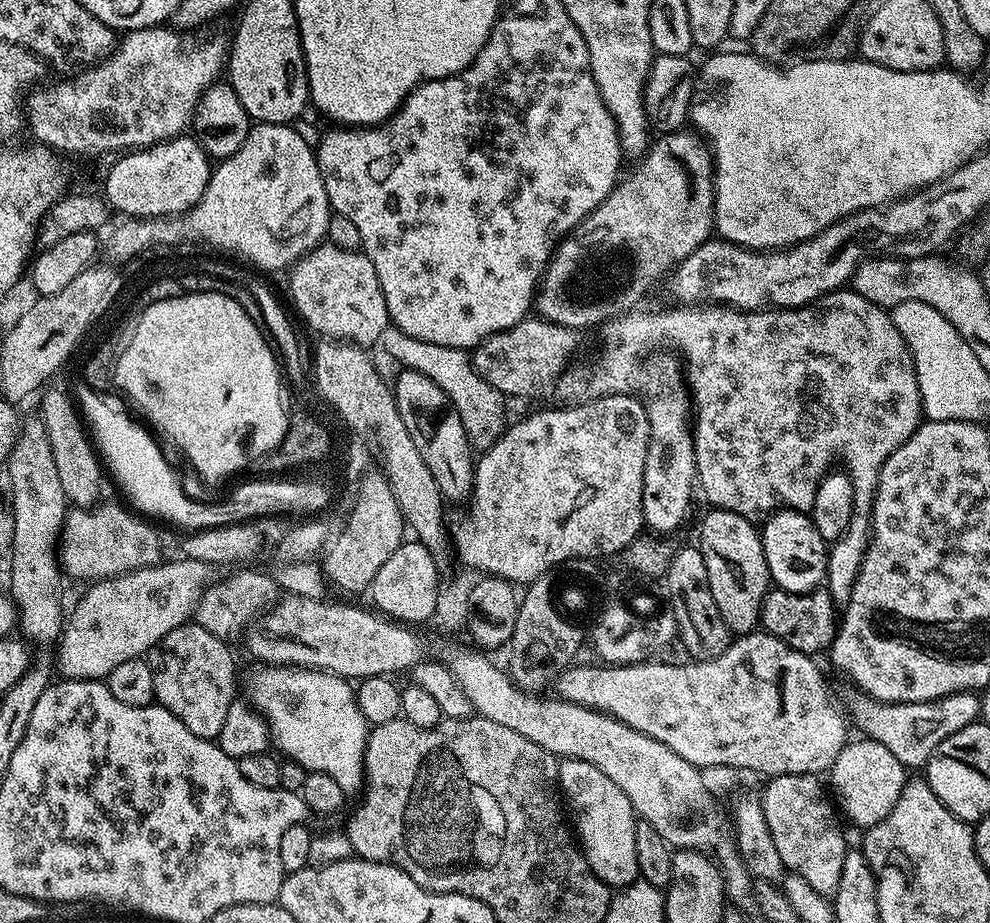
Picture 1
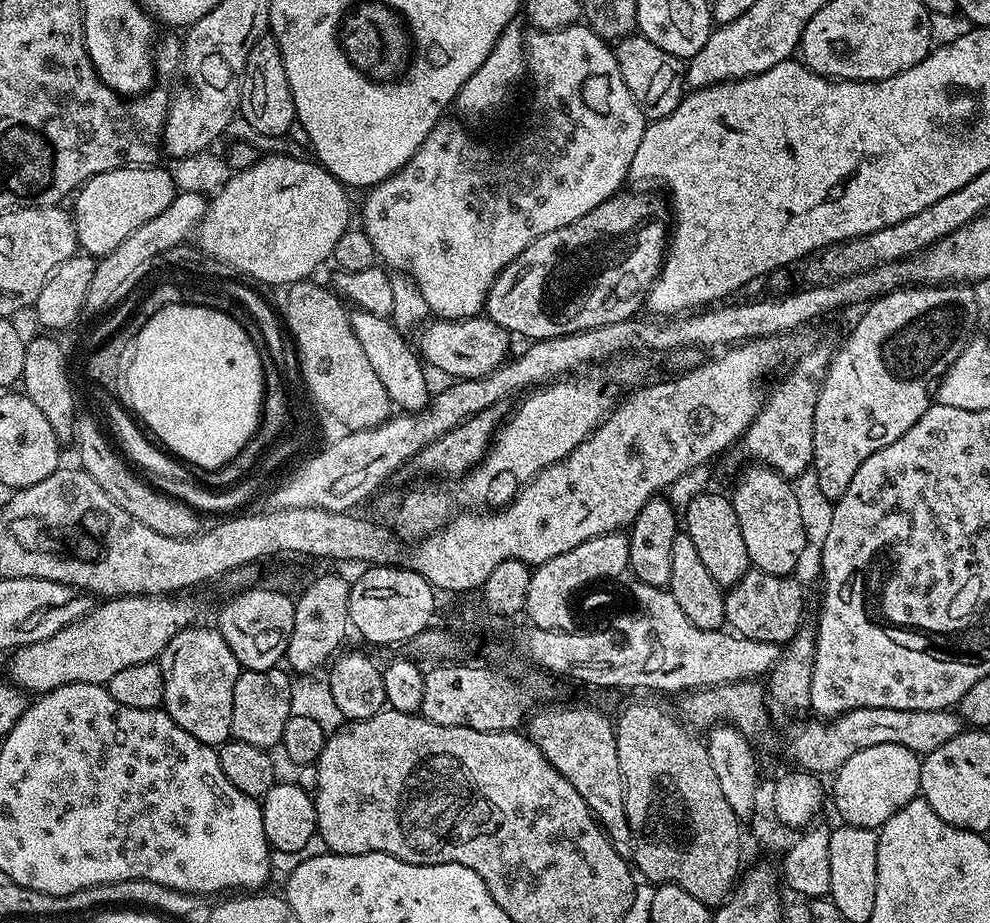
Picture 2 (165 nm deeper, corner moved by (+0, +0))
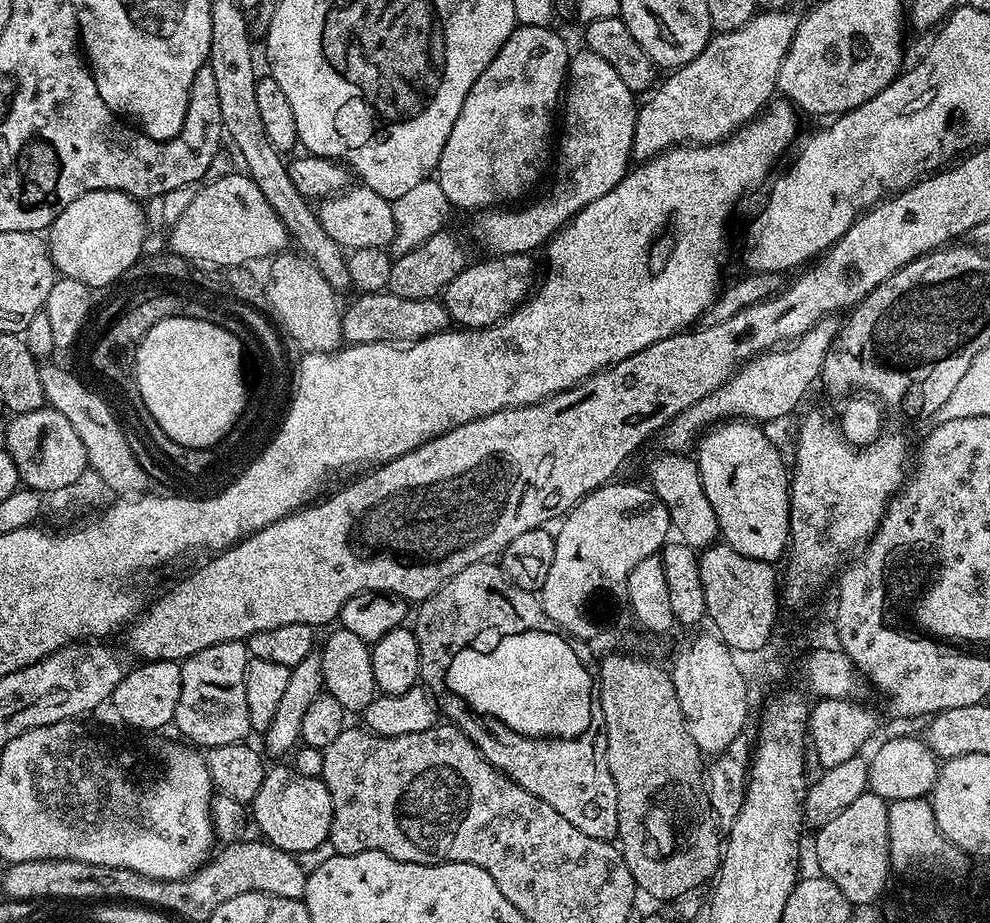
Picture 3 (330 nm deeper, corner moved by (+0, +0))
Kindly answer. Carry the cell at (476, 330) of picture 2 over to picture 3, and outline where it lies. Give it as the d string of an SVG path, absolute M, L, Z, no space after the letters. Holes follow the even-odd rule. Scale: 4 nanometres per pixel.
M396 290L366 292L347 301L342 312L342 334L348 344L394 344L407 346L413 340L421 340L445 331L450 317L443 303L436 298L417 298Z

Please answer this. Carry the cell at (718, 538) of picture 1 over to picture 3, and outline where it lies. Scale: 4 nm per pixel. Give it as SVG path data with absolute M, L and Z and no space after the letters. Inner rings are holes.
M688 454L663 455L649 466L647 483L666 506L675 535L697 550L717 543L720 536L718 518L714 514L714 506L710 506L710 498L706 498L706 490L702 490L702 478L695 459Z

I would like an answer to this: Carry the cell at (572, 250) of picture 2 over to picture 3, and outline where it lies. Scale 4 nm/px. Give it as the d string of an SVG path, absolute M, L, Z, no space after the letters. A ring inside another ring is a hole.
M528 254L514 256L493 255L488 260L469 263L468 267L458 273L442 289L442 303L449 317L456 320L461 329L479 330L505 320L514 309L524 303L533 291L532 259Z

